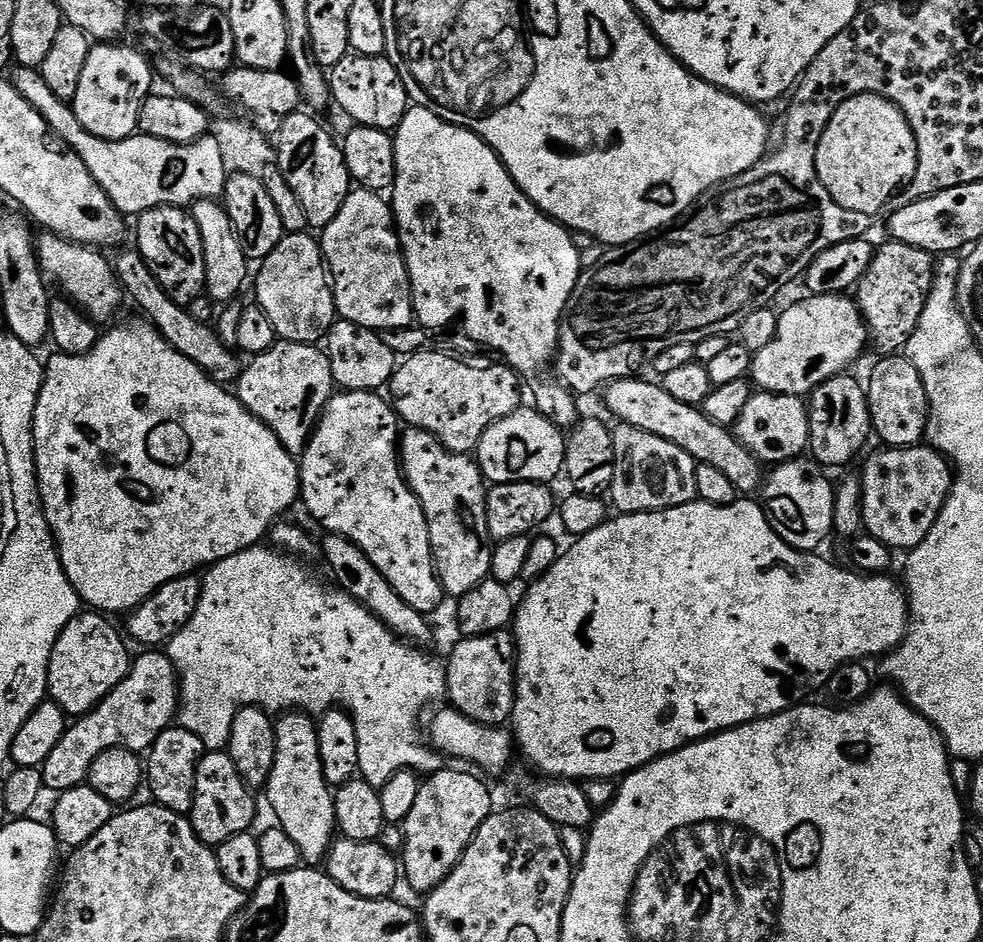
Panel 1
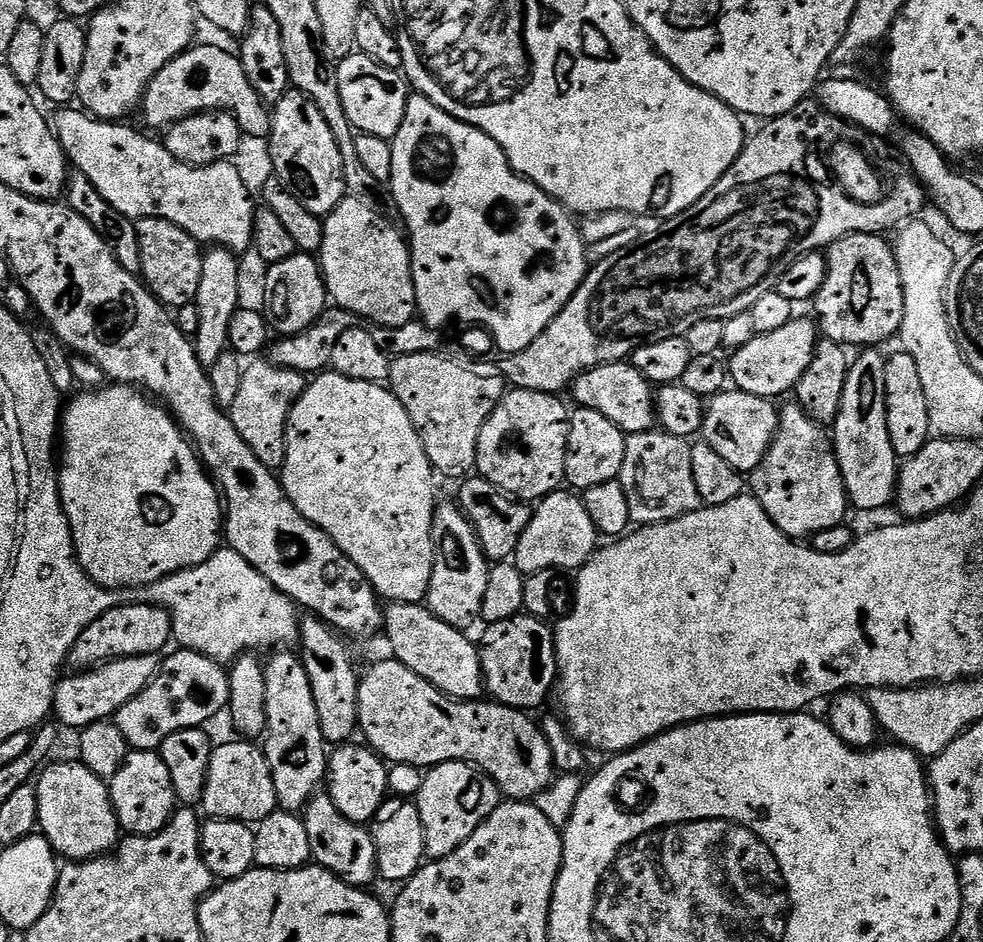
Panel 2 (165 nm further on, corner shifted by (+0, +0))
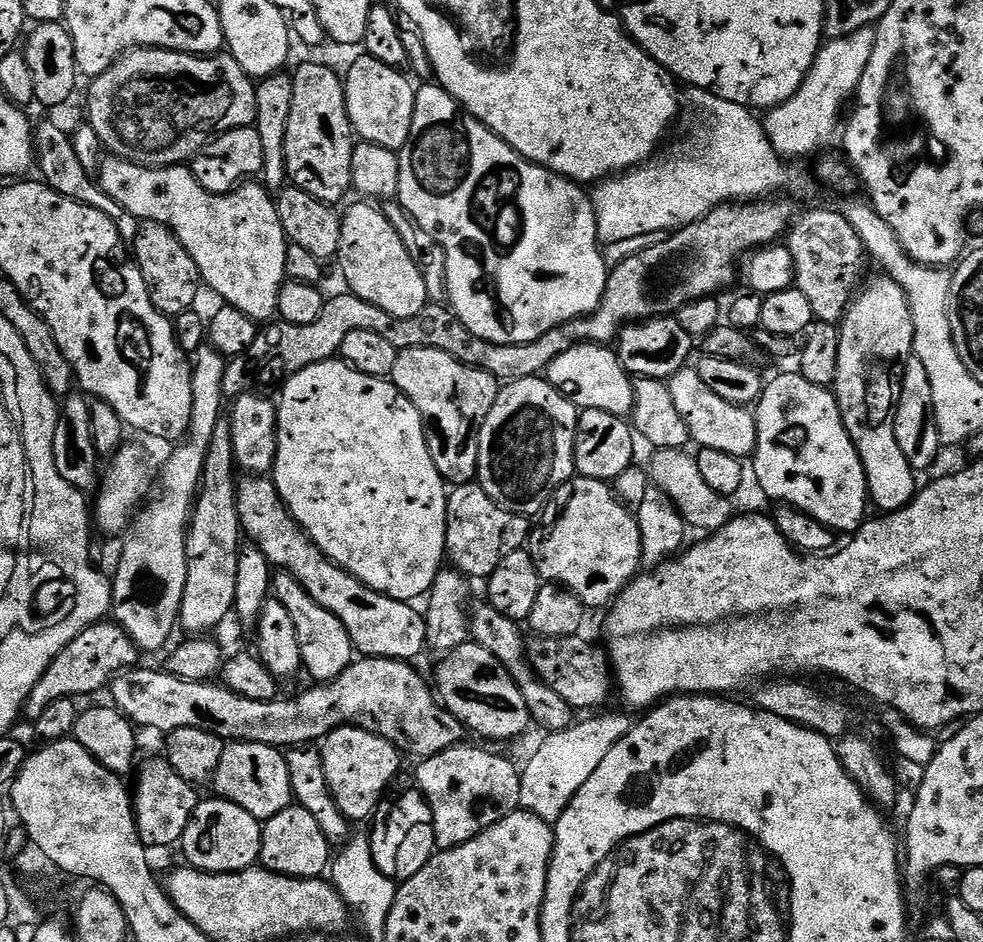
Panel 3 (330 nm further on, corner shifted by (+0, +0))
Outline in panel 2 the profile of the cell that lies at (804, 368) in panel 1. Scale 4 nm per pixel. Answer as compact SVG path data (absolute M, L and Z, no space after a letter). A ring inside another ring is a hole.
M794 318L786 326L770 330L770 334L757 335L746 342L746 346L735 349L731 353L732 361L729 359L726 364L731 383L739 391L755 396L777 398L783 392L791 393L802 374L806 374L806 366L810 366L812 352L816 349L818 328L811 319L808 320Z

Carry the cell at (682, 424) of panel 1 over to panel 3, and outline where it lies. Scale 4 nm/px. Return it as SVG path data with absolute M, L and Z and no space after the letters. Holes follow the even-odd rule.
M578 342L570 350L558 354L550 362L546 379L577 409L606 410L625 418L631 417L634 406L634 380L624 371L622 362L611 347L602 344Z

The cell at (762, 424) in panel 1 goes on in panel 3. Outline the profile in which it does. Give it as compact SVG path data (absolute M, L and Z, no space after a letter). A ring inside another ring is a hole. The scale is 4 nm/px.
M686 366L678 370L672 379L667 381L670 398L674 398L674 406L678 414L682 414L682 422L686 422L688 435L697 440L700 448L723 450L731 456L748 458L756 450L756 417L747 407L726 402L726 398L718 398L714 390L702 382L699 371L695 367Z

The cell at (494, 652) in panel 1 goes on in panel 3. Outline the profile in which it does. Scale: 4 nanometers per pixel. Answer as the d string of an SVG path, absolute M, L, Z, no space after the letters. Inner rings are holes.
M533 635L526 644L526 655L528 664L535 670L537 676L542 682L546 682L546 686L550 686L562 698L566 698L566 702L573 710L580 708L592 708L588 710L600 710L604 703L608 700L608 691L613 691L614 676L610 671L610 660L603 651L600 652L596 648L591 648L586 641L583 640L583 635L575 636L537 636Z

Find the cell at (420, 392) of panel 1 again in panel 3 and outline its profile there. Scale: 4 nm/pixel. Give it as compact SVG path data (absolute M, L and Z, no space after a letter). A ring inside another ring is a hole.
M401 348L390 377L396 389L418 410L424 420L426 442L438 474L449 485L470 484L476 480L478 433L490 414L502 387L485 370L466 366L448 352L429 348Z

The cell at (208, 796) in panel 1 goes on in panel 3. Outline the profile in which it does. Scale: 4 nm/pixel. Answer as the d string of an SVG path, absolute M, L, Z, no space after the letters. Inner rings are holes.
M254 742L225 743L222 762L218 762L214 788L220 791L217 793L223 799L242 806L246 814L261 822L286 810L294 800L285 753L281 749Z

